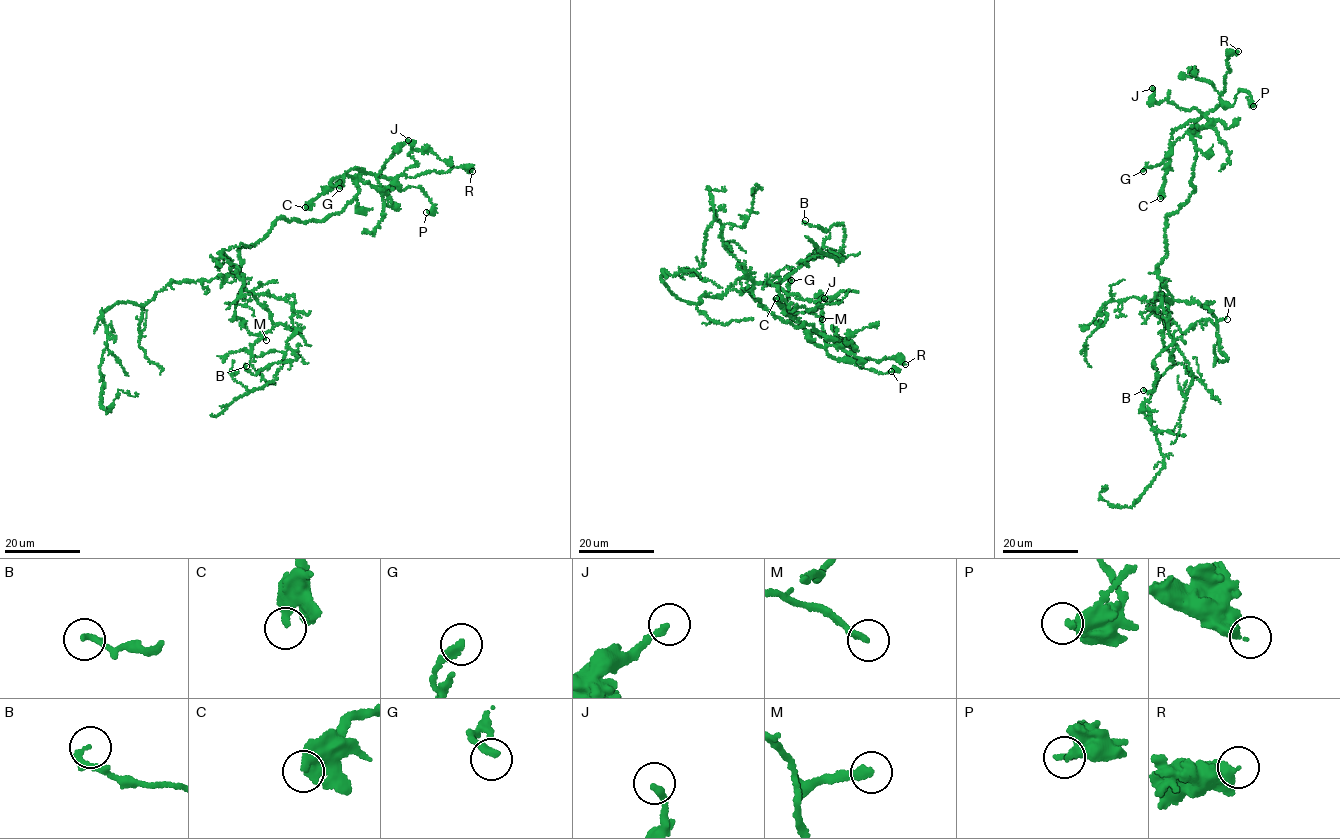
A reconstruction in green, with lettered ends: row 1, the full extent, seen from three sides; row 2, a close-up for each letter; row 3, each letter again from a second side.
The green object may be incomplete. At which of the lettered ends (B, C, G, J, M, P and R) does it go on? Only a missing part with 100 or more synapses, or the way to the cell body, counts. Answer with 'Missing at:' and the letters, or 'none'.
Missing at: M

